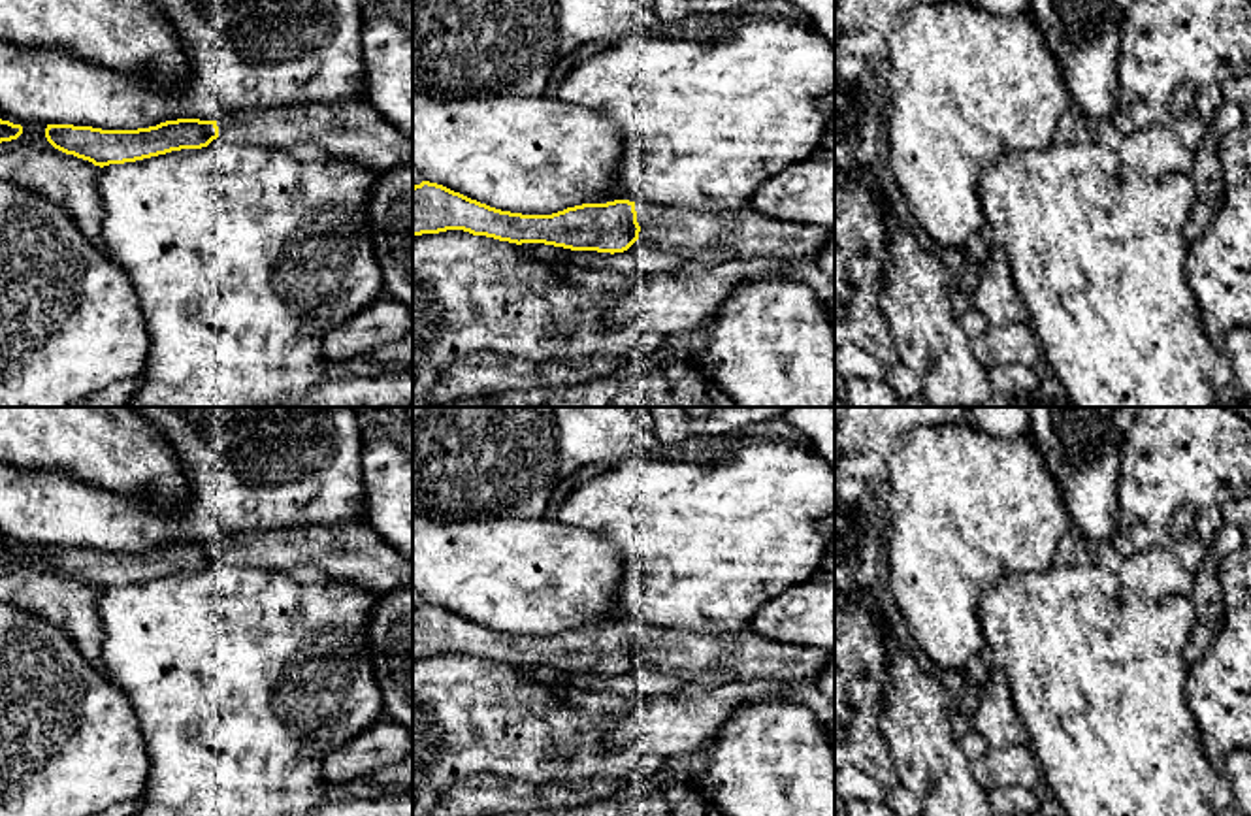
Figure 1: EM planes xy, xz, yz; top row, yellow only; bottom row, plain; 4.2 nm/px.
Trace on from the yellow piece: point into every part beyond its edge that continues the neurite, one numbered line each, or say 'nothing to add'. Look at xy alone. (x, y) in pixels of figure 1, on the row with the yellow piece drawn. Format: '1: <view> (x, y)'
1: xy (357, 132)

